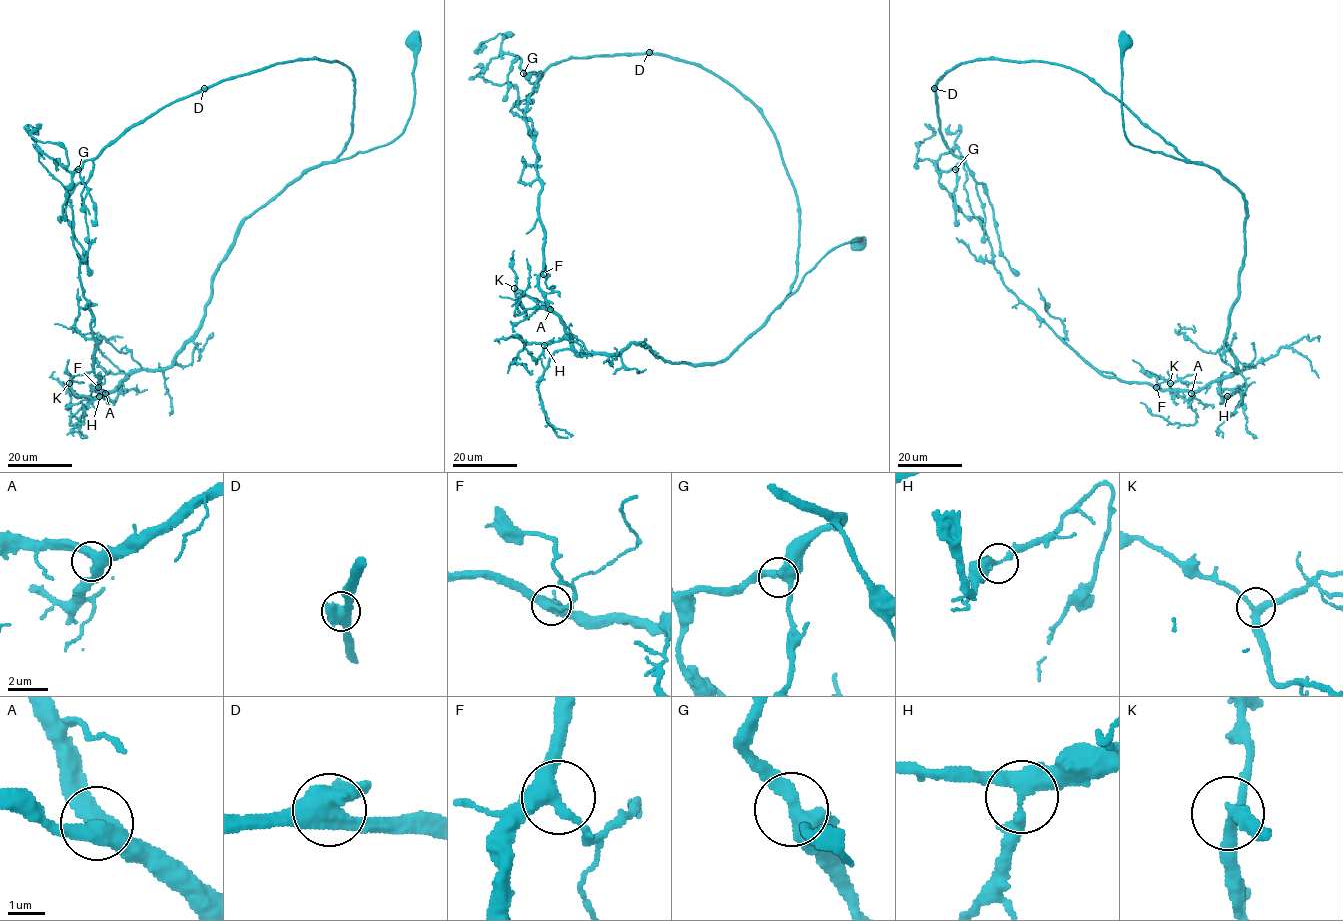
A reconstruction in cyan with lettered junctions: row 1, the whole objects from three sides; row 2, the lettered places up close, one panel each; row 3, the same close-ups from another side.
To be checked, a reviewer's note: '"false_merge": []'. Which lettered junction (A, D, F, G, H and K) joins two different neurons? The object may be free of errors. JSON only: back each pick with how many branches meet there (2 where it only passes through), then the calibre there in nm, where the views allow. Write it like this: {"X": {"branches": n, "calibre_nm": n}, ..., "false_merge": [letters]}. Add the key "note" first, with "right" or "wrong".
{"note": "right", "false_merge": []}

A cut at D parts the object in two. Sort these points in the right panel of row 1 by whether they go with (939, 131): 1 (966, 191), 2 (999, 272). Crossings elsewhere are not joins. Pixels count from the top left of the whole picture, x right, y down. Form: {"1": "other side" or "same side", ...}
{"1": "other side", "2": "other side"}

